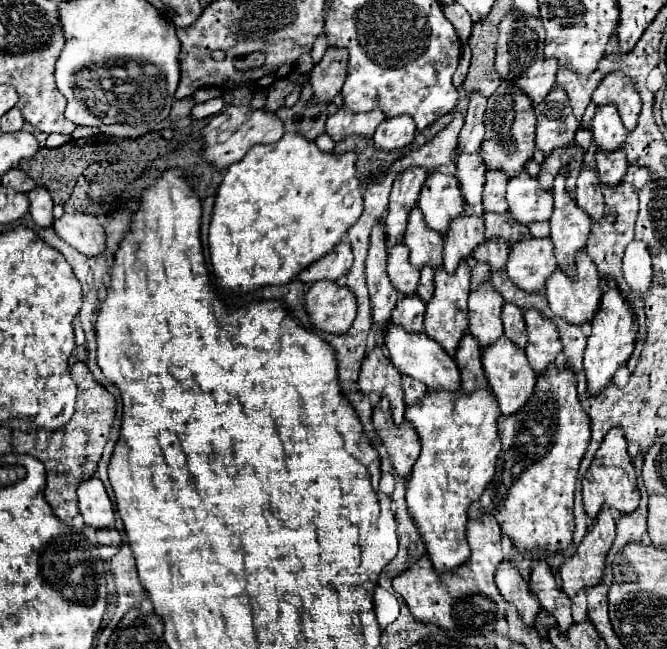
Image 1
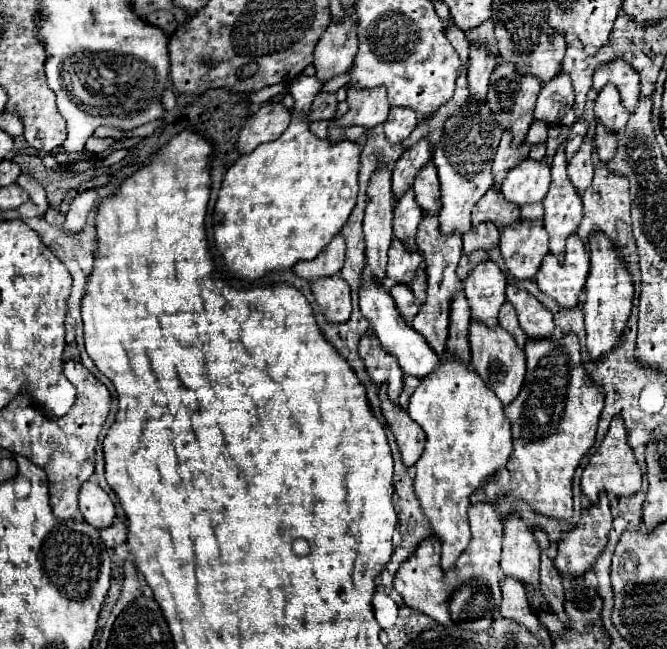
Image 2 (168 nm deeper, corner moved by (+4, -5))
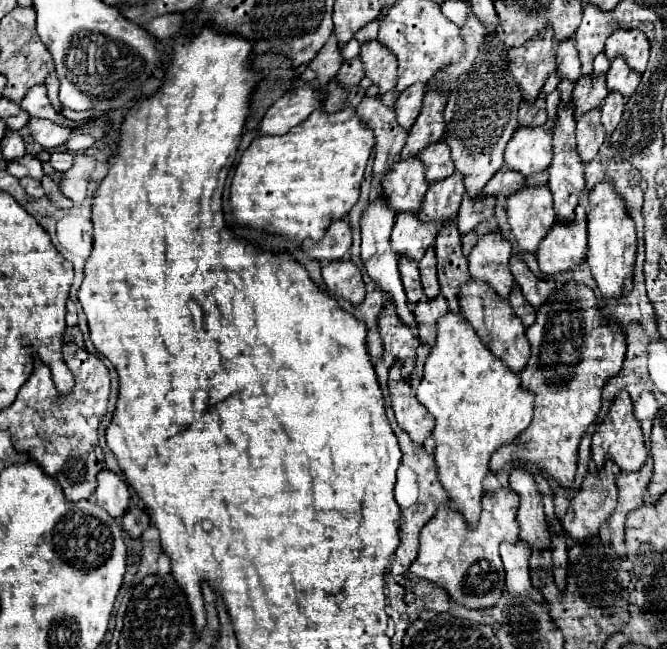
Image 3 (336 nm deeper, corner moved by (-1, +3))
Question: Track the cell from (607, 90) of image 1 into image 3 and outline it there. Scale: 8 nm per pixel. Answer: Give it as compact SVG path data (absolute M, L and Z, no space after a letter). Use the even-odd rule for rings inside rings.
M619 29L605 43L605 53L609 59L623 55L625 61L639 73L643 73L647 67L649 49L651 45L647 37L639 33L639 29Z

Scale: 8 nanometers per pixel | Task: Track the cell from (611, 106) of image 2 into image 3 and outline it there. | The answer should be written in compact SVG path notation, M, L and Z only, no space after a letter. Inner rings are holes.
M615 57L615 61L611 61L611 67L607 71L607 89L619 91L623 97L631 97L639 85L639 79L641 75L635 73L623 61L623 57Z

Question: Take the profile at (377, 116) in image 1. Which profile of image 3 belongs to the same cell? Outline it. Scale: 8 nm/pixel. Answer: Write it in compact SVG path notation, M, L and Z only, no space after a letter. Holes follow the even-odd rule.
M377 39L361 45L361 59L363 59L363 65L367 69L365 75L375 85L379 85L381 95L395 89L395 85L397 85L397 61L395 61L395 57L391 57L391 53L387 53L387 49L383 49L383 45L379 45Z

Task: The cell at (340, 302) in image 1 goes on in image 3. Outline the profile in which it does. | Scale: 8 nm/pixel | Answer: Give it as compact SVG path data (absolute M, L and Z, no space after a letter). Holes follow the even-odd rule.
M339 259L339 261L329 261L321 269L323 281L335 297L343 297L351 301L353 305L359 305L365 297L365 283L361 269L349 261L349 259Z

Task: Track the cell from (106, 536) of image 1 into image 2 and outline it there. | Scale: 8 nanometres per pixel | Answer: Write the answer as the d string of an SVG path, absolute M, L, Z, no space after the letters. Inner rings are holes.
M116 521L110 527L102 529L100 537L102 537L102 541L104 541L104 545L108 549L114 549L114 547L118 547L118 545L122 545L126 541L126 533L128 533L126 523L124 521Z

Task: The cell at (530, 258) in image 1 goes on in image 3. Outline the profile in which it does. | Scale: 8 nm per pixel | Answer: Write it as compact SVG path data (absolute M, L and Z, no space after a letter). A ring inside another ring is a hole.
M525 185L507 199L511 231L521 251L537 251L539 241L555 223L555 209L547 185Z

